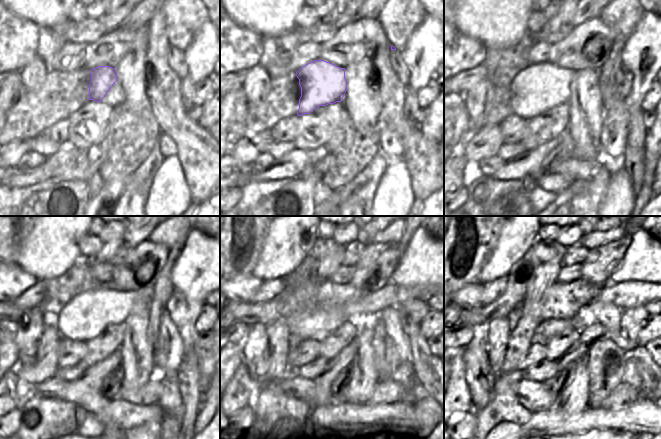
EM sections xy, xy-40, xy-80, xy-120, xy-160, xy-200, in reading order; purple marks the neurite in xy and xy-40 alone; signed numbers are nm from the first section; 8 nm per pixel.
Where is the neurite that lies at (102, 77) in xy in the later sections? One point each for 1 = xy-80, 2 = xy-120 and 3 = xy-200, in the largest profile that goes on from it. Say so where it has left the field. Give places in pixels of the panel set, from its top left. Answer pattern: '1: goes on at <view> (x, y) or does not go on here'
1: goes on at xy-80 (540, 87)
2: goes on at xy-120 (88, 314)
3: goes on at xy-200 (626, 295)

